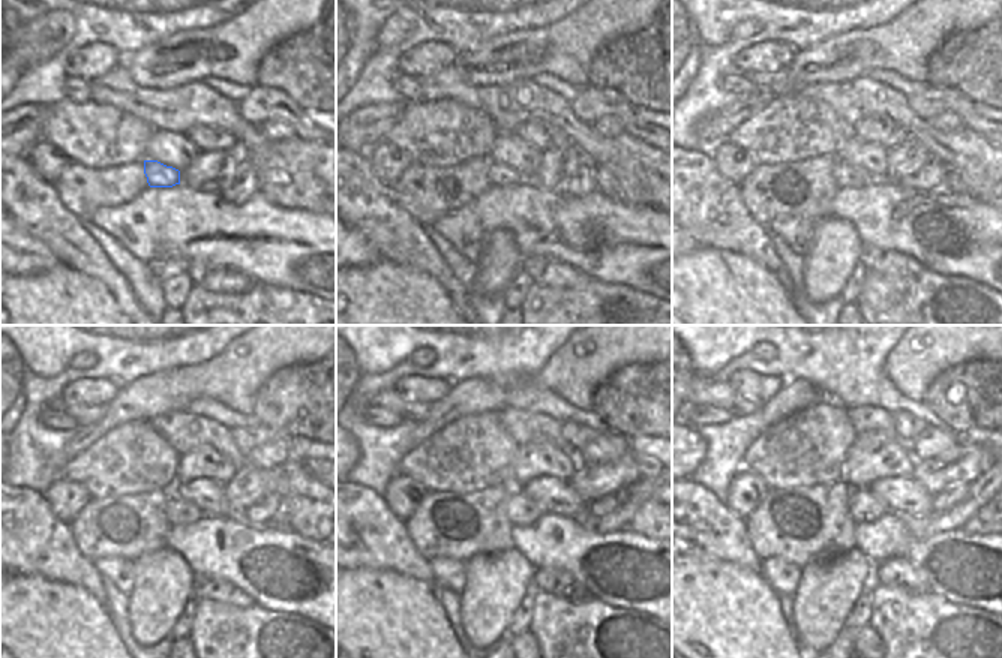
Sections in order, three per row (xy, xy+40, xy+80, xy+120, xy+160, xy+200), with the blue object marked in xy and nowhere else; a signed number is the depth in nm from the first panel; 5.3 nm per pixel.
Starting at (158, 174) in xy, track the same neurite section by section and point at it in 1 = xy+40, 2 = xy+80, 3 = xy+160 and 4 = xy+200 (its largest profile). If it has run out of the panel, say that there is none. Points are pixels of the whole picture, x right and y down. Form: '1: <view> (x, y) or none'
1: xy+40 (500, 176)
2: xy+80 (845, 176)
3: xy+160 (521, 510)
4: xy+200 (864, 507)

